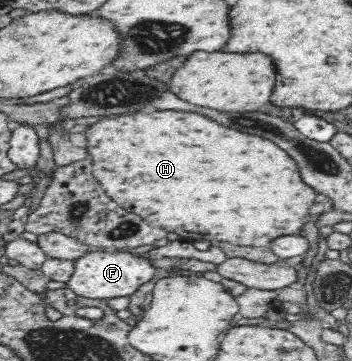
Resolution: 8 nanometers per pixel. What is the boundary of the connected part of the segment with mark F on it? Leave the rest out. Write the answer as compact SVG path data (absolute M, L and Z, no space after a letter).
M113 250L105 253L94 251L75 260L74 272L65 286L76 297L108 301L132 296L140 286L148 284L154 278L154 272L156 269L148 263L148 259L140 259L133 254Z

